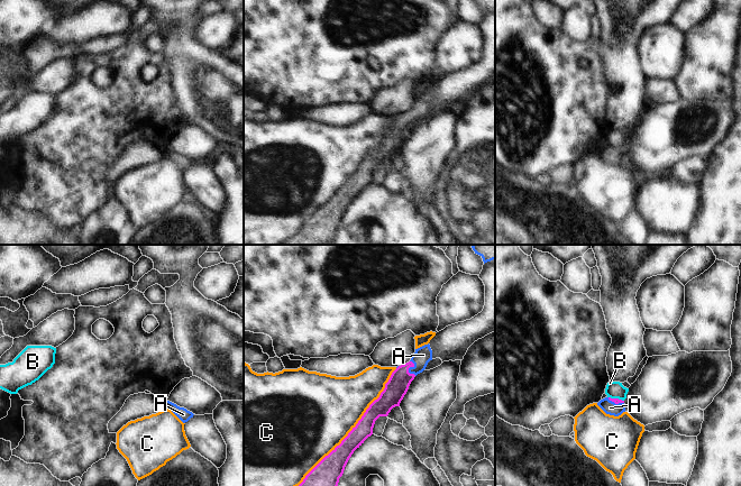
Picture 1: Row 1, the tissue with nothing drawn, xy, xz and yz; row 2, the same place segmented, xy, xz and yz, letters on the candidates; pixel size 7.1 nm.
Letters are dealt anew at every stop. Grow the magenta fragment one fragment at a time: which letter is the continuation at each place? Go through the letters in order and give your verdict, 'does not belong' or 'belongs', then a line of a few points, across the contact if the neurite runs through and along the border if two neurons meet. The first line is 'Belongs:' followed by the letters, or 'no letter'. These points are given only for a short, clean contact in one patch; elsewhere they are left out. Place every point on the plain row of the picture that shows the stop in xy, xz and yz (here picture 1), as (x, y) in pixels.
Belongs: A
A: belongs; line xz (395, 137), (408, 118), (423, 103)
B: does not belong
C: does not belong

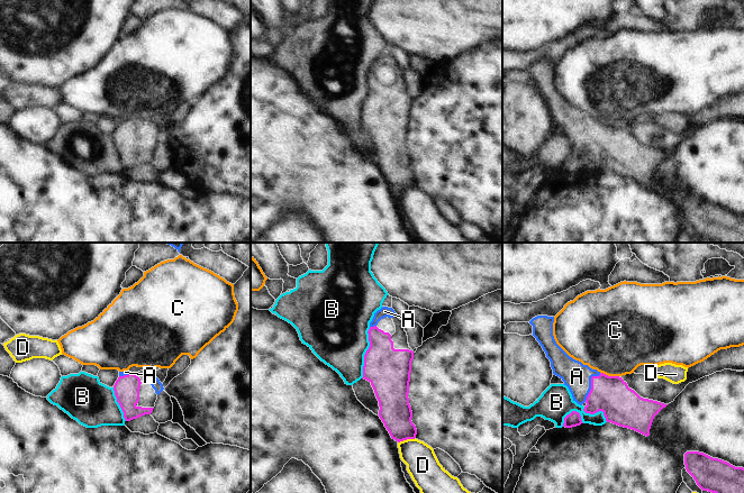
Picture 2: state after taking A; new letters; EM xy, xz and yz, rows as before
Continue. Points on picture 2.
Belongs: A
A: belongs; line yz (620, 153), (591, 134), (577, 125)
B: does not belong
C: does not belong; line yz (600, 120), (618, 125)
D: does not belong

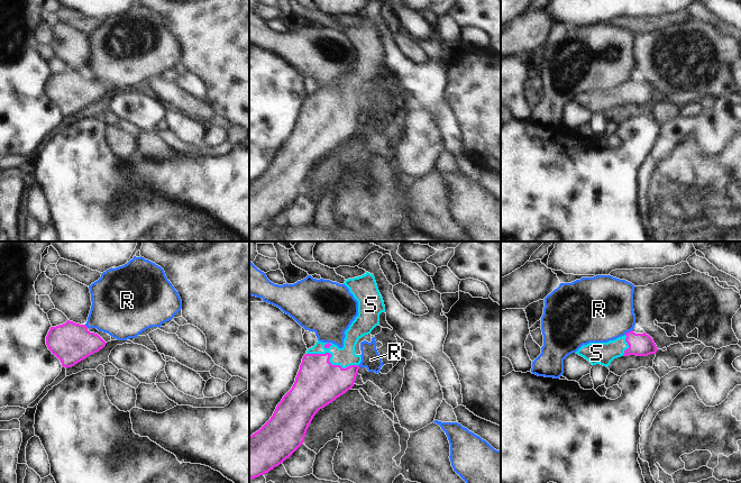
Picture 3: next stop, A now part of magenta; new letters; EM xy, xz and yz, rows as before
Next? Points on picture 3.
Belongs: S
R: does not belong
S: belongs; line xz (318, 131), (326, 121), (328, 109), (340, 109), (345, 105)

